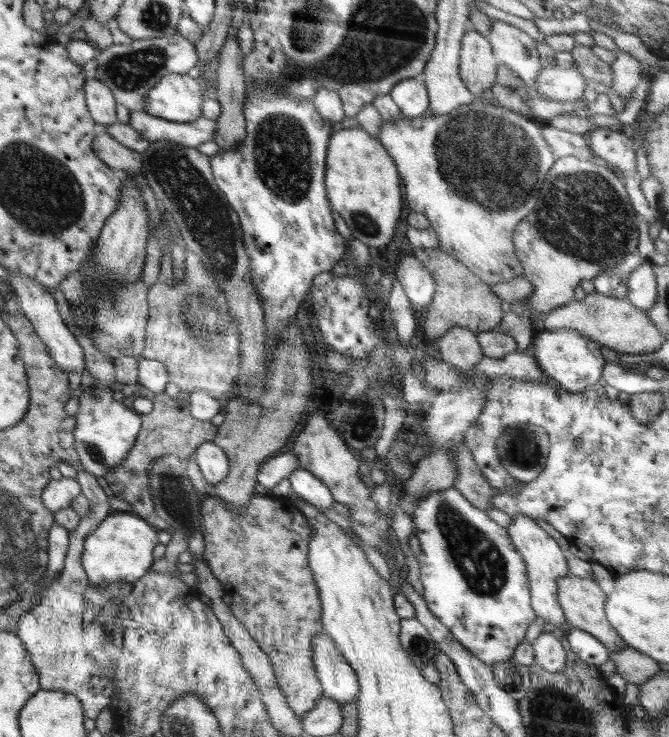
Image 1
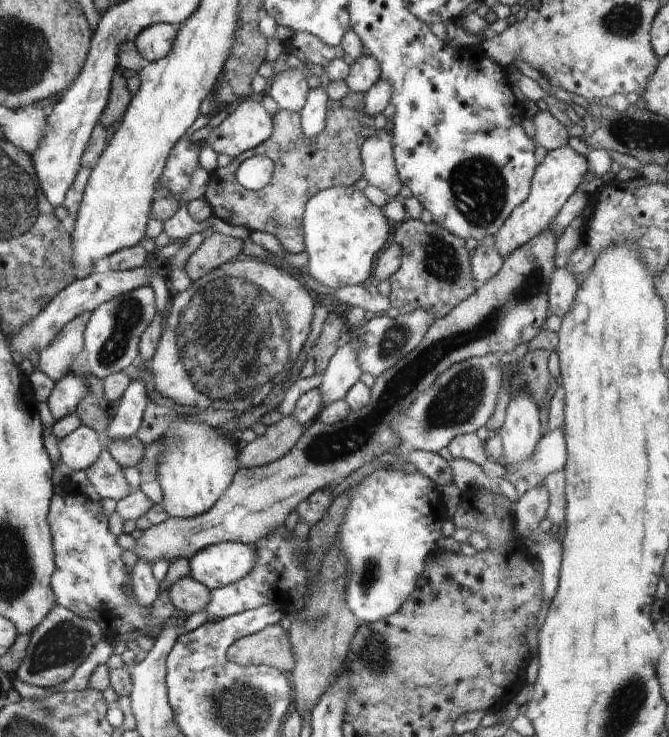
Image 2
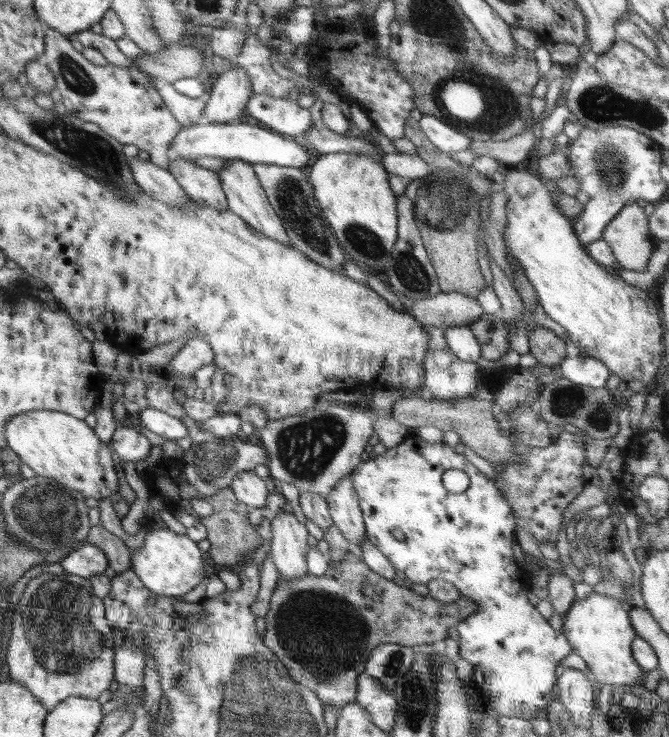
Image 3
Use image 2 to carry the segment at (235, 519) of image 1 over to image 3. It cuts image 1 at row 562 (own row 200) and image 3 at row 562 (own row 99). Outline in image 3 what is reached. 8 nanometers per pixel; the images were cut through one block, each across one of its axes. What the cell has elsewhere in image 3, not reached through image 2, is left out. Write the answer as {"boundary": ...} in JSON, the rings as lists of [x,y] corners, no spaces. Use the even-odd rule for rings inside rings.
{"boundary":[[[347,552],[340,565],[330,563],[324,576],[307,573],[298,581],[278,580],[271,596],[270,609],[264,617],[266,634],[262,638],[263,644],[270,648],[274,656],[286,664],[296,682],[315,692],[325,707],[337,710],[355,702],[359,676],[364,673],[370,653],[378,646],[402,644],[413,648],[426,643],[441,646],[448,637],[448,629],[456,628],[460,621],[472,616],[476,610],[478,603],[468,597],[458,597],[452,603],[444,603],[430,595],[418,595],[408,585],[401,587],[379,576],[362,560]]]}

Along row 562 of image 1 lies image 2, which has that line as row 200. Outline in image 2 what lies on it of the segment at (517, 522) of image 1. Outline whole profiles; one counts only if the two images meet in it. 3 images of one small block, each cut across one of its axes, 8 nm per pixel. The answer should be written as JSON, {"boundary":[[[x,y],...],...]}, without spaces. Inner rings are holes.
{"boundary":[[[569,144],[548,152],[546,158],[542,160],[542,163],[537,166],[534,172],[530,193],[526,201],[514,208],[513,212],[510,212],[510,216],[504,220],[504,224],[498,228],[498,232],[494,232],[491,237],[494,248],[502,256],[507,257],[514,250],[518,250],[520,246],[526,245],[526,242],[544,234],[566,200],[574,195],[578,184],[584,181],[584,176],[588,171],[589,165],[586,158],[575,152]]]}

